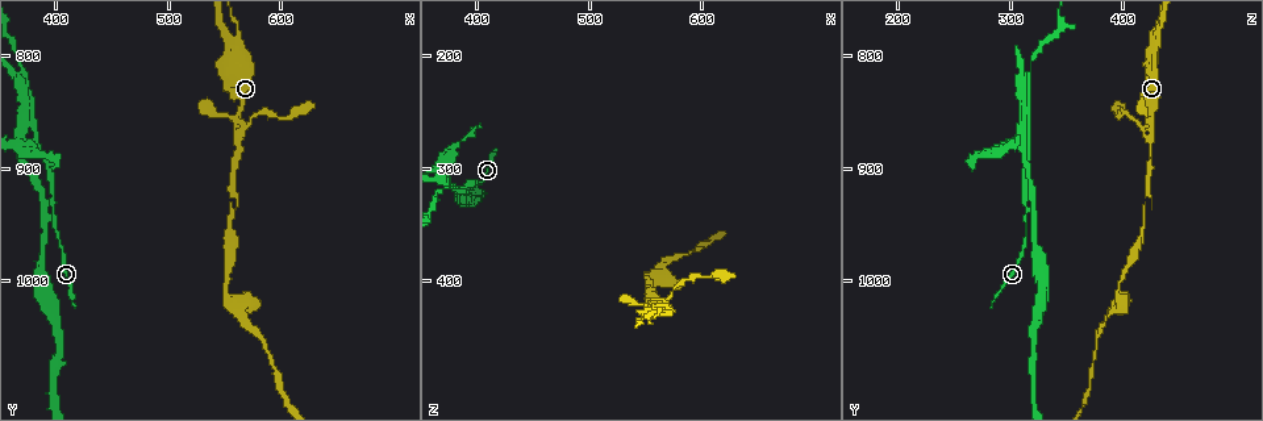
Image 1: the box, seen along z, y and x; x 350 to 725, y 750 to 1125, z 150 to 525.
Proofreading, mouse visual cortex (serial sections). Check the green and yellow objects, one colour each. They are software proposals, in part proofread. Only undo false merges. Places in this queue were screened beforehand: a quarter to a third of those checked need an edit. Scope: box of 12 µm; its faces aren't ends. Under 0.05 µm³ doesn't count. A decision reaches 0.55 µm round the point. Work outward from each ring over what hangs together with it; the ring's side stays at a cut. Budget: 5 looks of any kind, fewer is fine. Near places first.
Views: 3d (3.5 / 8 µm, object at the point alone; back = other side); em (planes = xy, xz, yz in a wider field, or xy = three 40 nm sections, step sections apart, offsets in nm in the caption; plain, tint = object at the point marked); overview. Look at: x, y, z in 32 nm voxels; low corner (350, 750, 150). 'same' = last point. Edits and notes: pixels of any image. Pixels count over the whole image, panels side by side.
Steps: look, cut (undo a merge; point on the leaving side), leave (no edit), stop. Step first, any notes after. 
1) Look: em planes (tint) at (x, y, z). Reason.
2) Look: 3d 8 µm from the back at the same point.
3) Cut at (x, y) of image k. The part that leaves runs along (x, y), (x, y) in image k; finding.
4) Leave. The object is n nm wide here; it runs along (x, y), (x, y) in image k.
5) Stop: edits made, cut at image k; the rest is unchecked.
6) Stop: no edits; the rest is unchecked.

Look: 3d 3.5 µm at (560, 872, 426). Sharp bend.

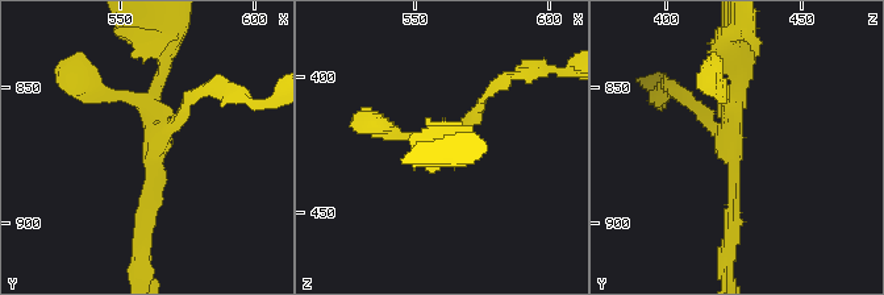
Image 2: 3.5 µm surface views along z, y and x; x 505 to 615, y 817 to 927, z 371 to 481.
Look: em xy step 1 (tint) at (562, 869, 425).

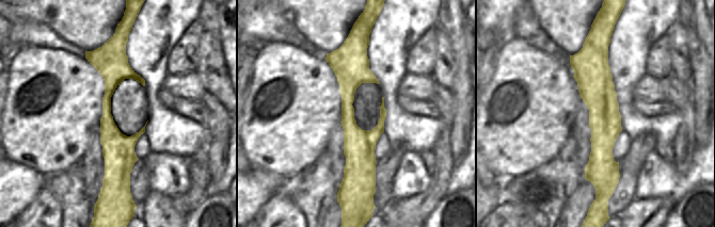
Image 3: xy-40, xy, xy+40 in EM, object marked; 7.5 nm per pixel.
Leave. The arms are 150, 150, 150, 200 nm wide; continuous, no second cell.

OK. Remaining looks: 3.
Look: 3d 8 µm from the back at (556, 928, 422). Thin neck.

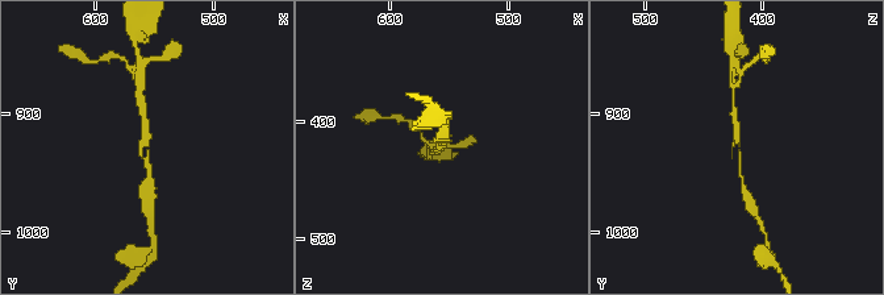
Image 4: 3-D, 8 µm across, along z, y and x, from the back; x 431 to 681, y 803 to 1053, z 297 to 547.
Look: em xy step 5 (tint) at (554, 932, 422). The arms are 150, 200 nm wide.

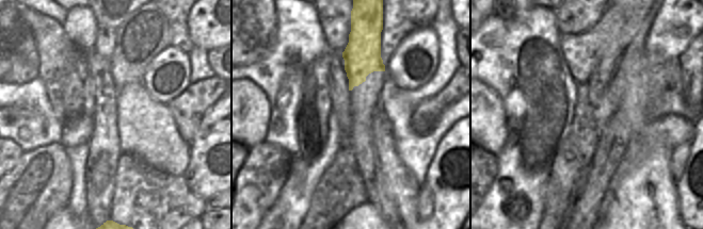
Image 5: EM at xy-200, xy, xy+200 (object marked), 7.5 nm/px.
Leave. Continuous, no second cell.

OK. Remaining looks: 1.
Stop: no edits; the rest is unchecked.

